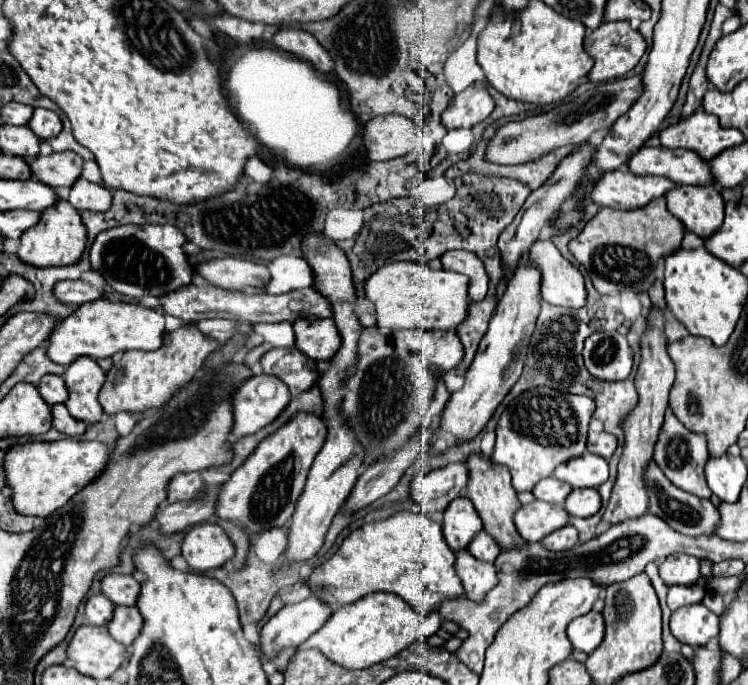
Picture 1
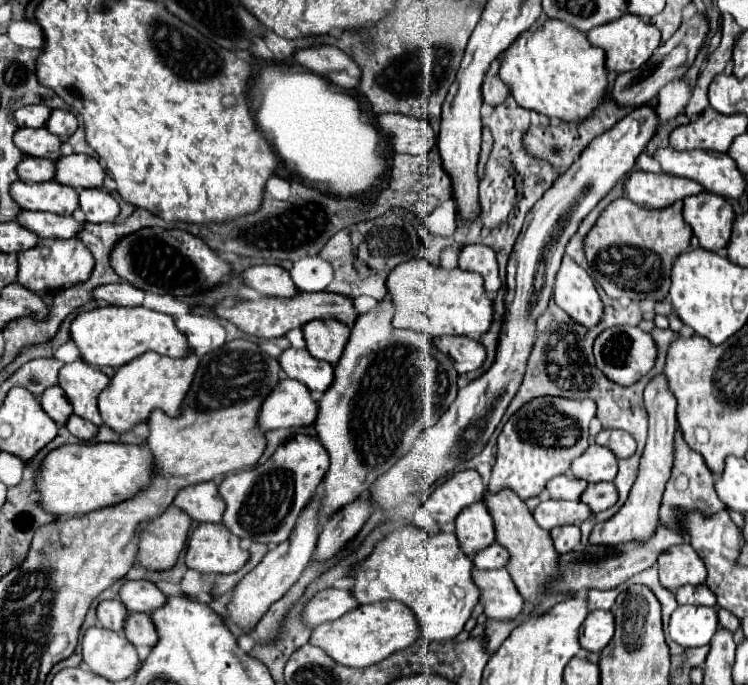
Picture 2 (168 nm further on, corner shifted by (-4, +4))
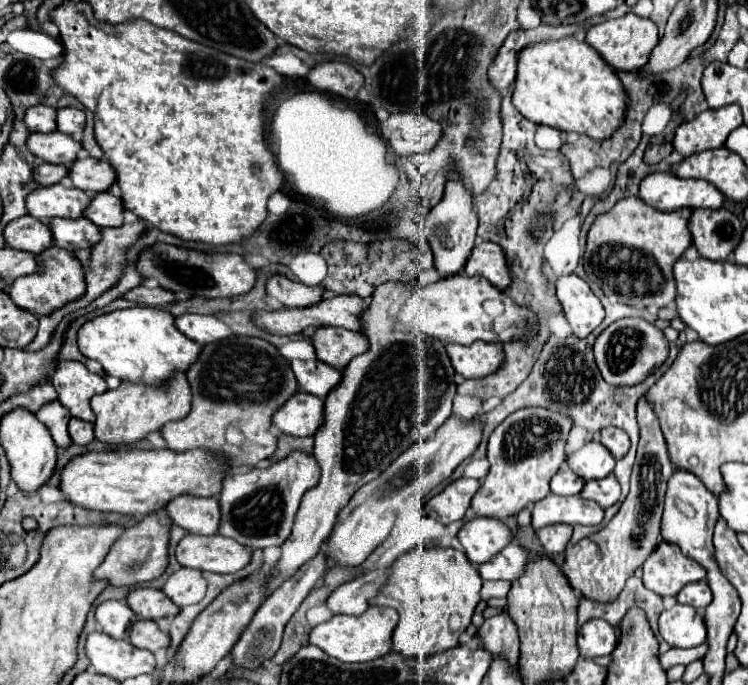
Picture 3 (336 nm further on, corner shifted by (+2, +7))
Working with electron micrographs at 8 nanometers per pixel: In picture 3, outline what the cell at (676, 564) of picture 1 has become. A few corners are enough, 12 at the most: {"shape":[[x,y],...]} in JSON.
{"shape":[[662,542],[644,562],[644,586],[676,596],[706,572],[676,544]]}

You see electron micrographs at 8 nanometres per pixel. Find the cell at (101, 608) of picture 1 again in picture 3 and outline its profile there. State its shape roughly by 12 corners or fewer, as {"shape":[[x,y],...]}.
{"shape":[[102,602],[98,628],[112,638],[128,638],[126,628],[138,616],[126,602]]}

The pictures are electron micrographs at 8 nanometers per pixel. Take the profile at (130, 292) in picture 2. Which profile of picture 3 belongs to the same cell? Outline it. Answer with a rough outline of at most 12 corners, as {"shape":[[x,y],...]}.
{"shape":[[140,284],[124,294],[126,300],[144,306],[162,306],[174,294]]}

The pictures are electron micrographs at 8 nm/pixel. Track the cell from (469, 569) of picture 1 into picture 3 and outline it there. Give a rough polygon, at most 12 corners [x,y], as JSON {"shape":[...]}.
{"shape":[[506,610],[484,620],[480,638],[494,656],[518,660],[518,626]]}

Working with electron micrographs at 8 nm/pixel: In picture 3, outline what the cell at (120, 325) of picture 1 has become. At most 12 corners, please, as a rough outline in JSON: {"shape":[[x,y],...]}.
{"shape":[[152,306],[84,322],[78,348],[106,374],[162,384],[200,344]]}

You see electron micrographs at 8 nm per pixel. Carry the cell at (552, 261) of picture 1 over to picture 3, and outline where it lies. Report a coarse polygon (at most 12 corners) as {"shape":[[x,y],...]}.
{"shape":[[580,276],[556,292],[574,336],[602,322],[604,306]]}

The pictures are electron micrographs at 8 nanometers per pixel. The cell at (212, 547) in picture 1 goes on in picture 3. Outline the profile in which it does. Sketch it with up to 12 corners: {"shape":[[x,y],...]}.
{"shape":[[186,534],[176,560],[186,568],[234,574],[250,550],[232,538]]}

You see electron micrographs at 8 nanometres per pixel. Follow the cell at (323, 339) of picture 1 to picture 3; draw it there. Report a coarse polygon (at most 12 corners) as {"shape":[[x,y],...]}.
{"shape":[[316,328],[316,358],[342,370],[368,350],[360,332]]}

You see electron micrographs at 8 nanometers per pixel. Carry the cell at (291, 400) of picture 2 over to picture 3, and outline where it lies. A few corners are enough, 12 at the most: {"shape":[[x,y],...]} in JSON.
{"shape":[[294,392],[272,416],[292,436],[314,436],[322,400]]}

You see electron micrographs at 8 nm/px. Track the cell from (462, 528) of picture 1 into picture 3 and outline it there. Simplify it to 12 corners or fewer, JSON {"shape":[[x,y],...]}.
{"shape":[[496,518],[464,520],[458,540],[472,564],[510,544]]}

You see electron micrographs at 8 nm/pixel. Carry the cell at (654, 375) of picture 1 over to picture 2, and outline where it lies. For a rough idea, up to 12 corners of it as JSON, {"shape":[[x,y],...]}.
{"shape":[[664,375],[644,389],[640,471],[590,545],[646,543],[674,459],[676,399]]}

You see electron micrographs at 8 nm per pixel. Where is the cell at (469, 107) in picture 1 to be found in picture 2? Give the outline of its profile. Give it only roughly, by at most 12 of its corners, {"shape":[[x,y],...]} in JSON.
{"shape":[[500,59],[490,65],[482,95],[486,103],[502,103],[510,89],[502,83]]}

